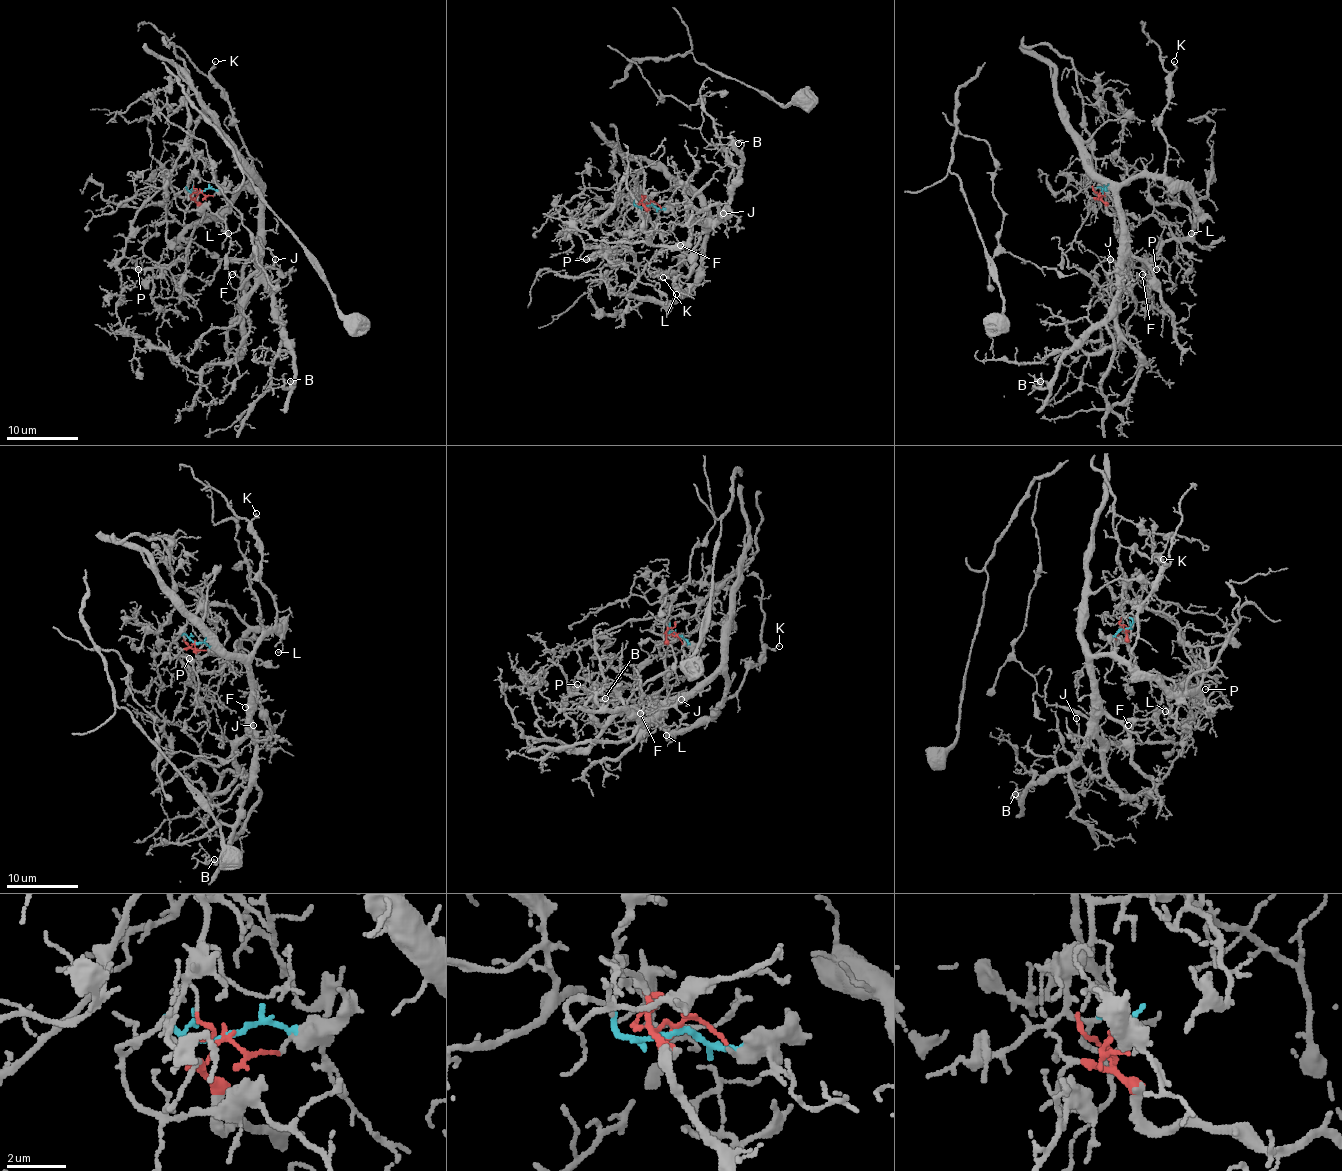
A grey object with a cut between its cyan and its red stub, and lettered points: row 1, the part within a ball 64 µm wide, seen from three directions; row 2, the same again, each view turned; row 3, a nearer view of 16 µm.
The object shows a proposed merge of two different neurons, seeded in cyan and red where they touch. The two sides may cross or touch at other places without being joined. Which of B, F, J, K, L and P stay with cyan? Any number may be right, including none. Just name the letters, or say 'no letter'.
P

